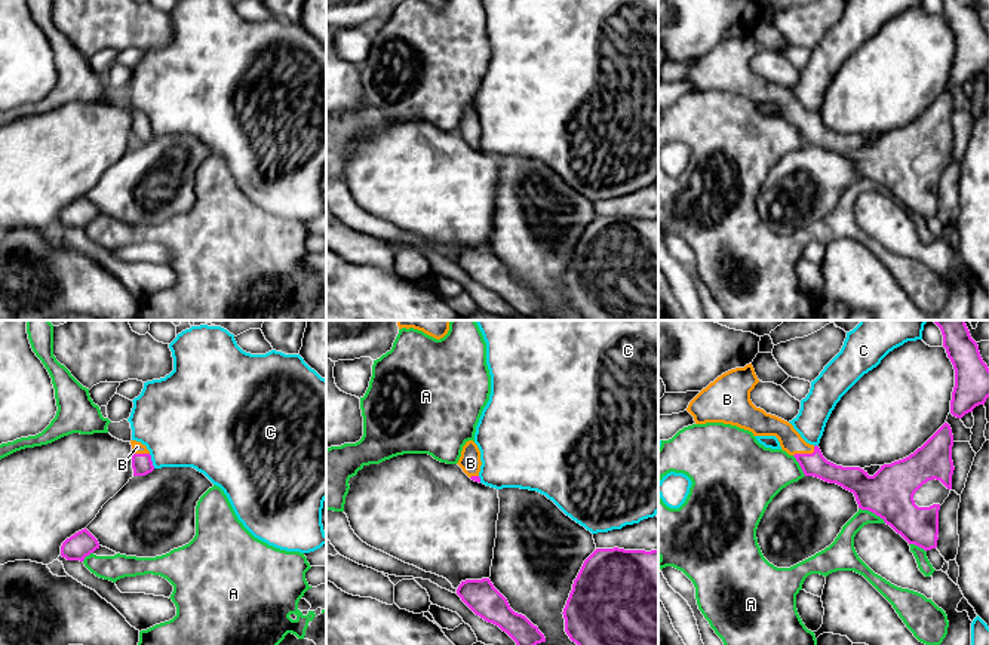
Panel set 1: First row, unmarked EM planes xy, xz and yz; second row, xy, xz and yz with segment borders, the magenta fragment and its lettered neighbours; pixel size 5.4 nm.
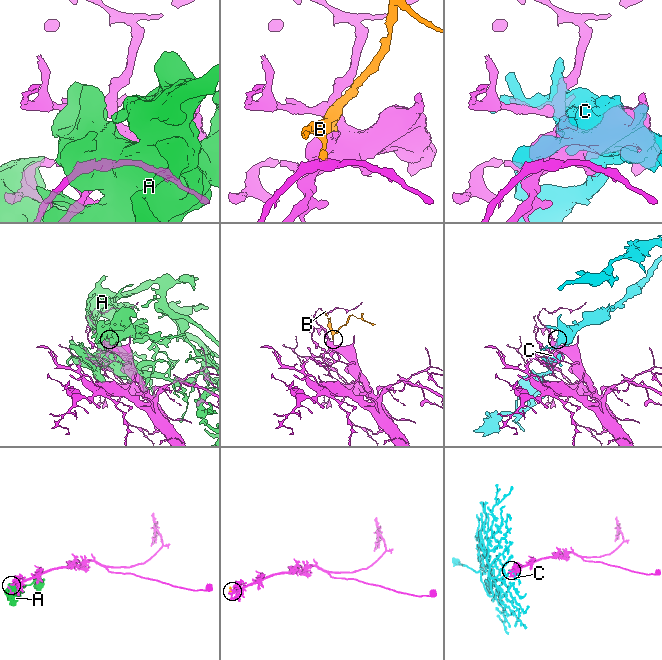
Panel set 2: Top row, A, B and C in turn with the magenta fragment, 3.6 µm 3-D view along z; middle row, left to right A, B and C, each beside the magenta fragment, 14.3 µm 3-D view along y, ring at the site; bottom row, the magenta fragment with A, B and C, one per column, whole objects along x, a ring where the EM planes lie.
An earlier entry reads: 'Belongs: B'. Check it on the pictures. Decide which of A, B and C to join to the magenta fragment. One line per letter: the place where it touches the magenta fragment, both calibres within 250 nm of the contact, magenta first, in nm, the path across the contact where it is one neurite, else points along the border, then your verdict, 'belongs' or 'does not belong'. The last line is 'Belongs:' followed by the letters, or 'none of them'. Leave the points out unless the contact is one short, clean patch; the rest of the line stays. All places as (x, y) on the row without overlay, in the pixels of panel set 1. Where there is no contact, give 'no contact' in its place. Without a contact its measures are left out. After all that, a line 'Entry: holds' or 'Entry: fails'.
A: meets magenta in yz at (872, 180); 260 nm thick on the magenta side, 120 nm on the other; does not belong
B: meets magenta in yz at (805, 122); 130 nm thick on the magenta side, 120 nm on the other; belongs
C: meets magenta in xy at (151, 129); 110 nm thick on the magenta side, 440 nm on the other; does not belong
Belongs: B
Entry: holds

